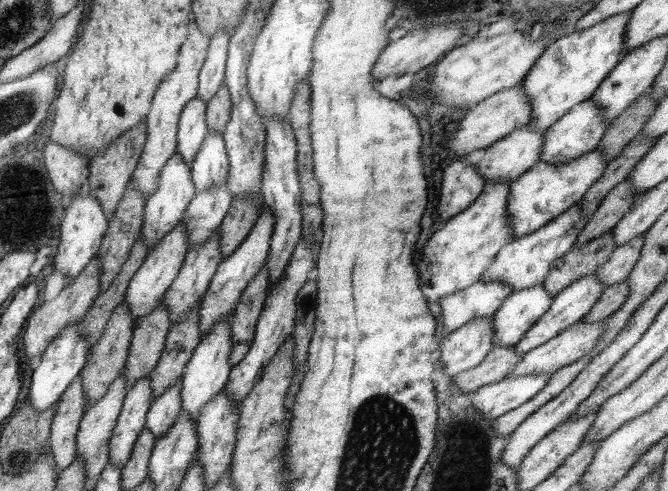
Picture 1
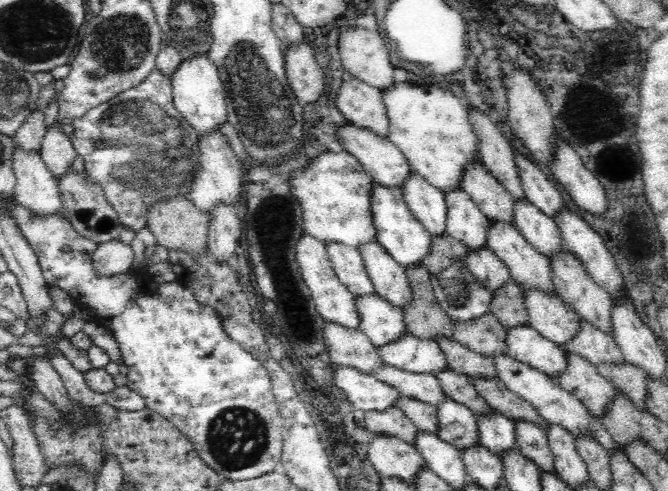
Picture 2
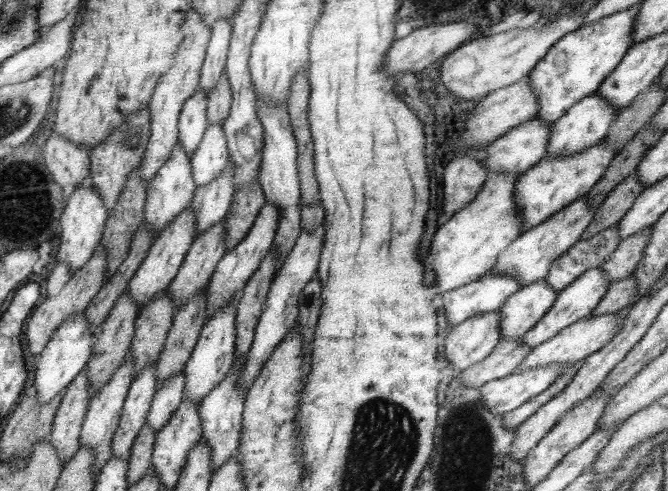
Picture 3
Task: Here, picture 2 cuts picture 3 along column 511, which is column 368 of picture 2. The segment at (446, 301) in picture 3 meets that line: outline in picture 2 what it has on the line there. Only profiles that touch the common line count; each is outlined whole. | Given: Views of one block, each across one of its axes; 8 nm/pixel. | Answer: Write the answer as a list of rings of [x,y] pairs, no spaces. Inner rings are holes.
[[[330,242],[326,248],[333,271],[352,294],[369,296],[375,293],[358,249],[350,249],[339,242]]]

